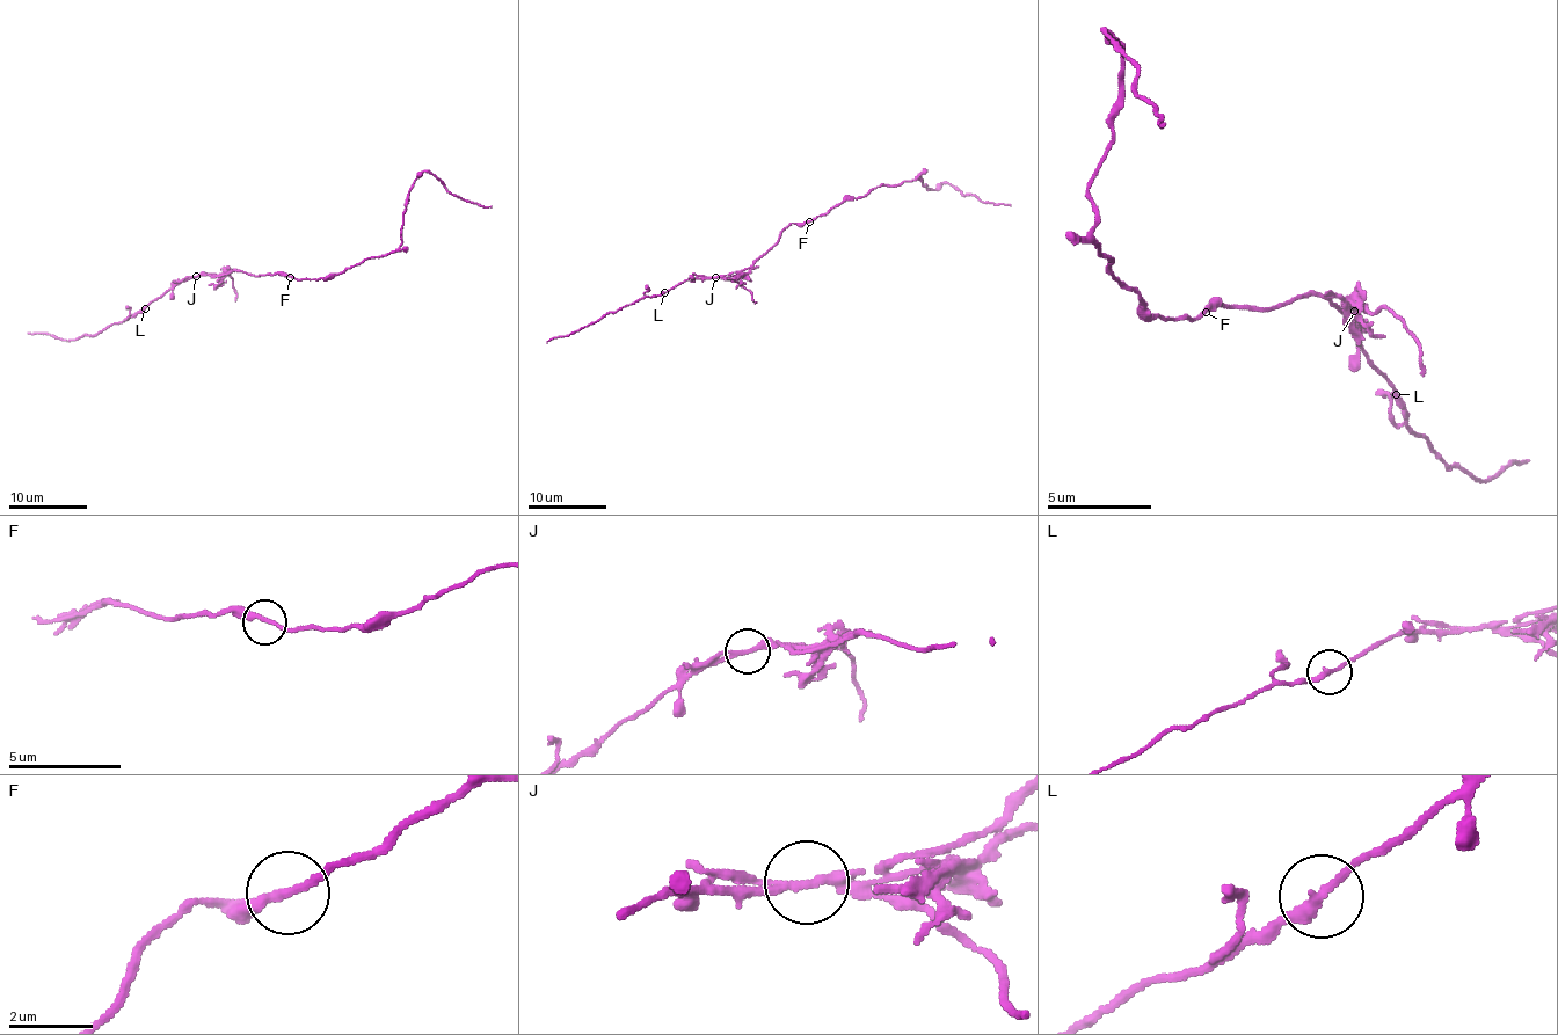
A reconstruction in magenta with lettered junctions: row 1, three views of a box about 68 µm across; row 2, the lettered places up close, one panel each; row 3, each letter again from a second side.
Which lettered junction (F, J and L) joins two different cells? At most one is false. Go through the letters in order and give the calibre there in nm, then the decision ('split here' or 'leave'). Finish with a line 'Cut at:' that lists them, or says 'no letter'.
F: 220 nm | leave
J: 240 nm | split here
L: 240 nm | leave
Cut at: J

